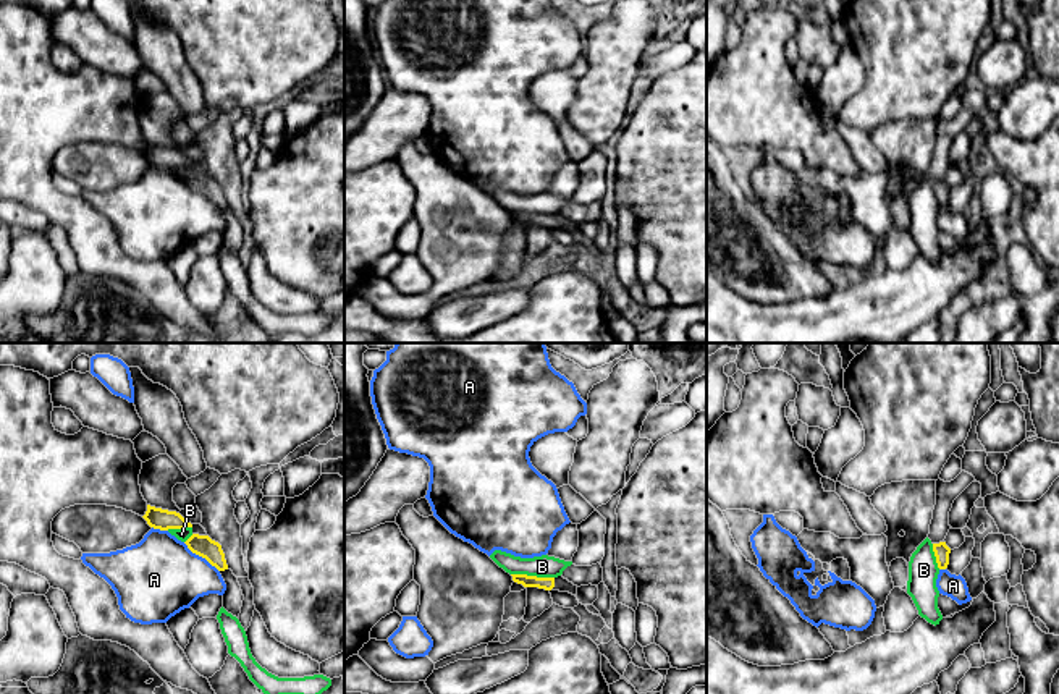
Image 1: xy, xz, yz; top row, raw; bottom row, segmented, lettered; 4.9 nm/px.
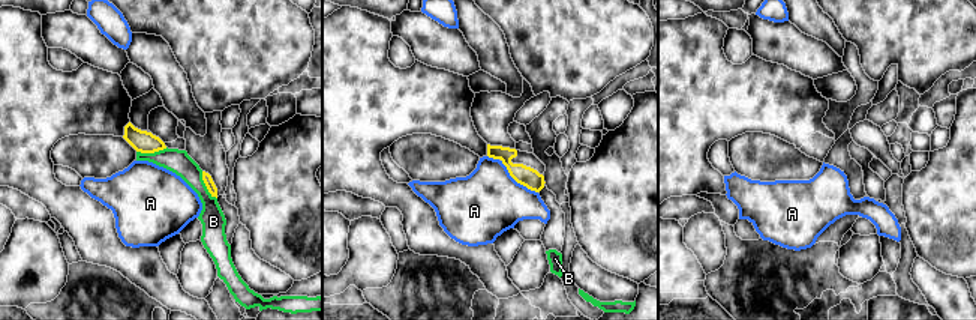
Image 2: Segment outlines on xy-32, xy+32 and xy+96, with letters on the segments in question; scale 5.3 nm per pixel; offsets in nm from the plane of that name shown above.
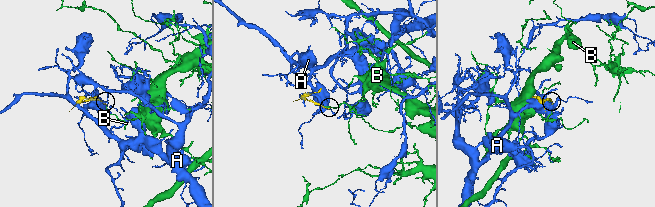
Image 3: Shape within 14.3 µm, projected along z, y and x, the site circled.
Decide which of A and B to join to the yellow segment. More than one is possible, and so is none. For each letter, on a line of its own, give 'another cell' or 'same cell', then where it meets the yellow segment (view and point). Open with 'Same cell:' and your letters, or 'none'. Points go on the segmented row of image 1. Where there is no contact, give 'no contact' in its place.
Same cell: none
A: another cell | xy (201, 555)
B: another cell | xz (532, 576)

